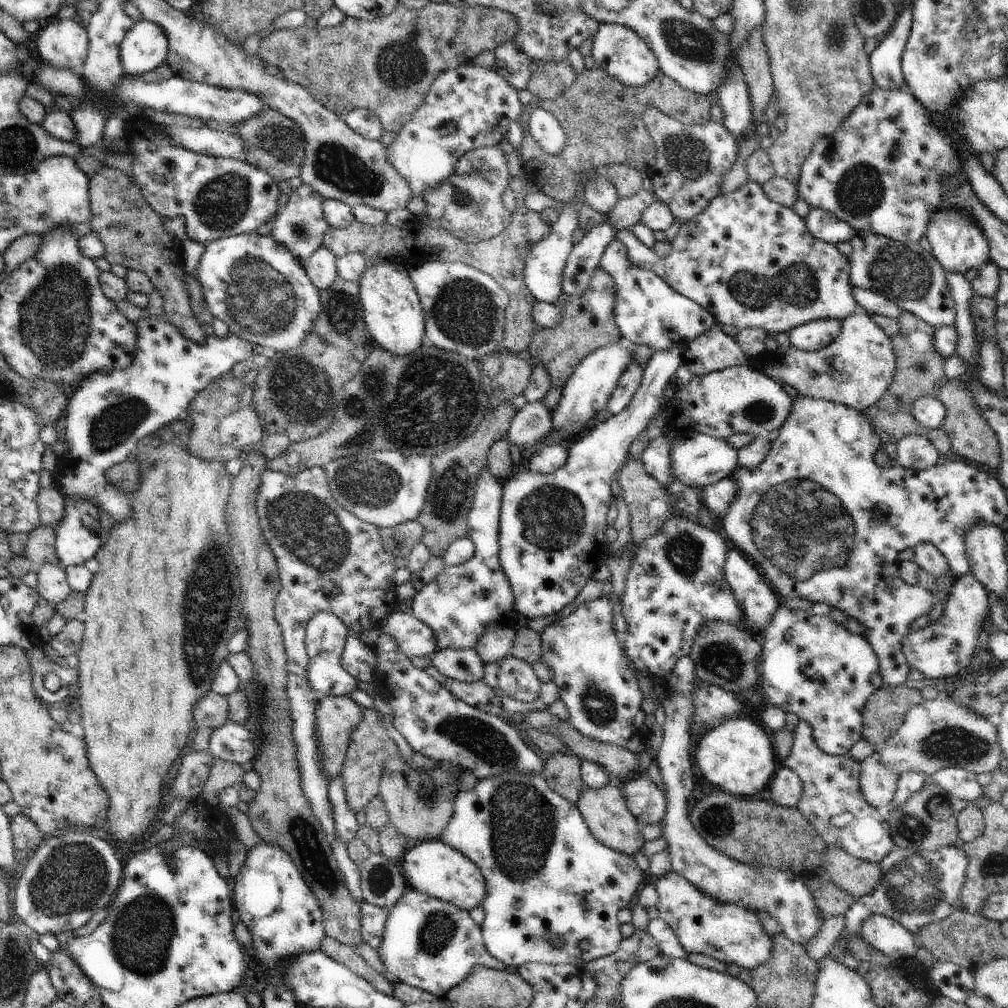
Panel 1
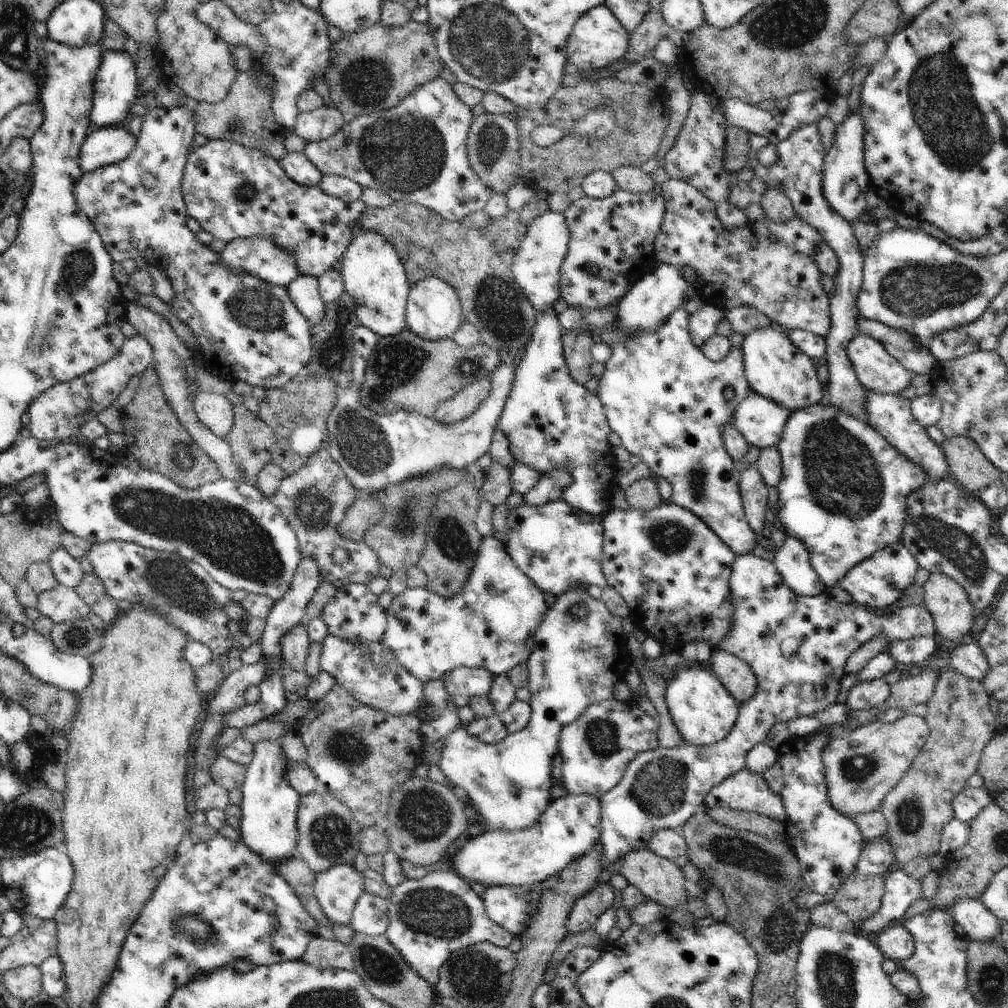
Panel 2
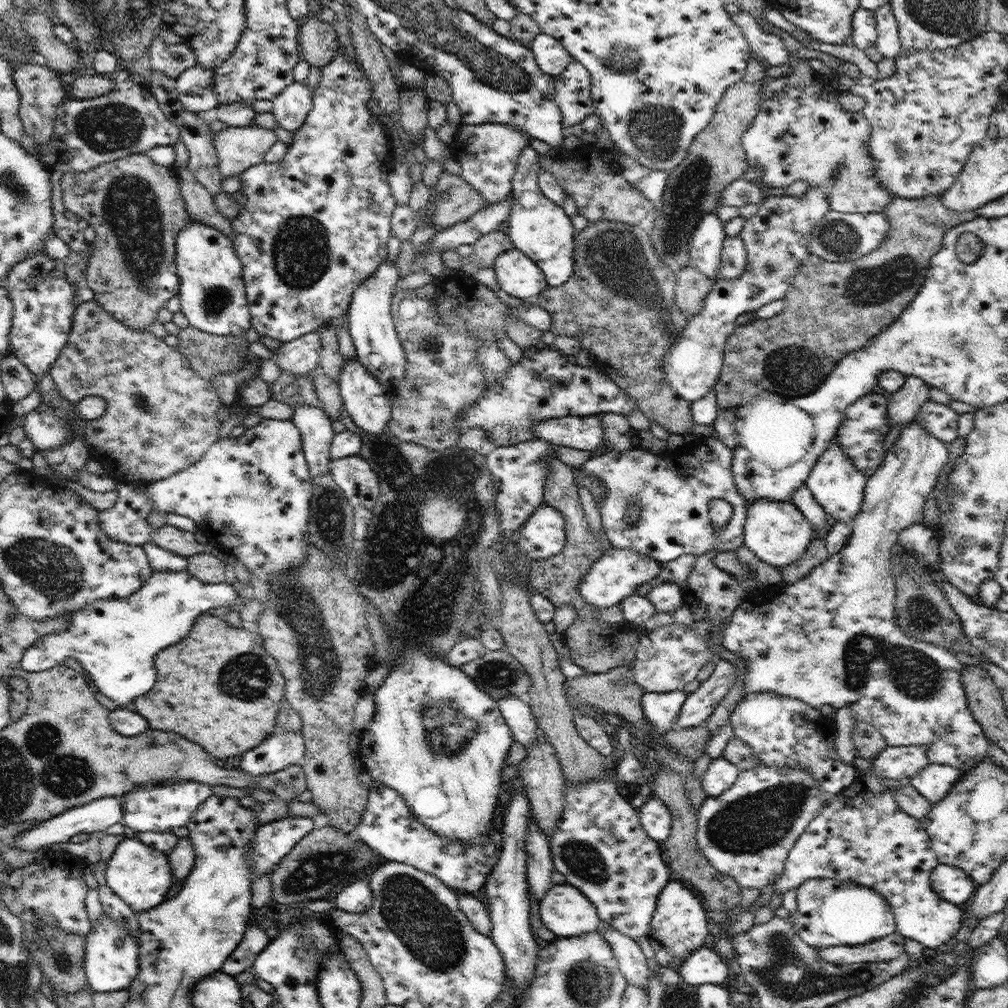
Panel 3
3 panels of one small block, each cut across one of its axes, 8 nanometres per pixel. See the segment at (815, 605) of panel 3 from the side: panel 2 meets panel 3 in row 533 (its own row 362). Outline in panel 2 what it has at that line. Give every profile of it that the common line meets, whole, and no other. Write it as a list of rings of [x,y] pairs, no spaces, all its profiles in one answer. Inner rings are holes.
[[[866,332],[855,335],[846,350],[860,384],[870,393],[898,395],[915,376]]]

